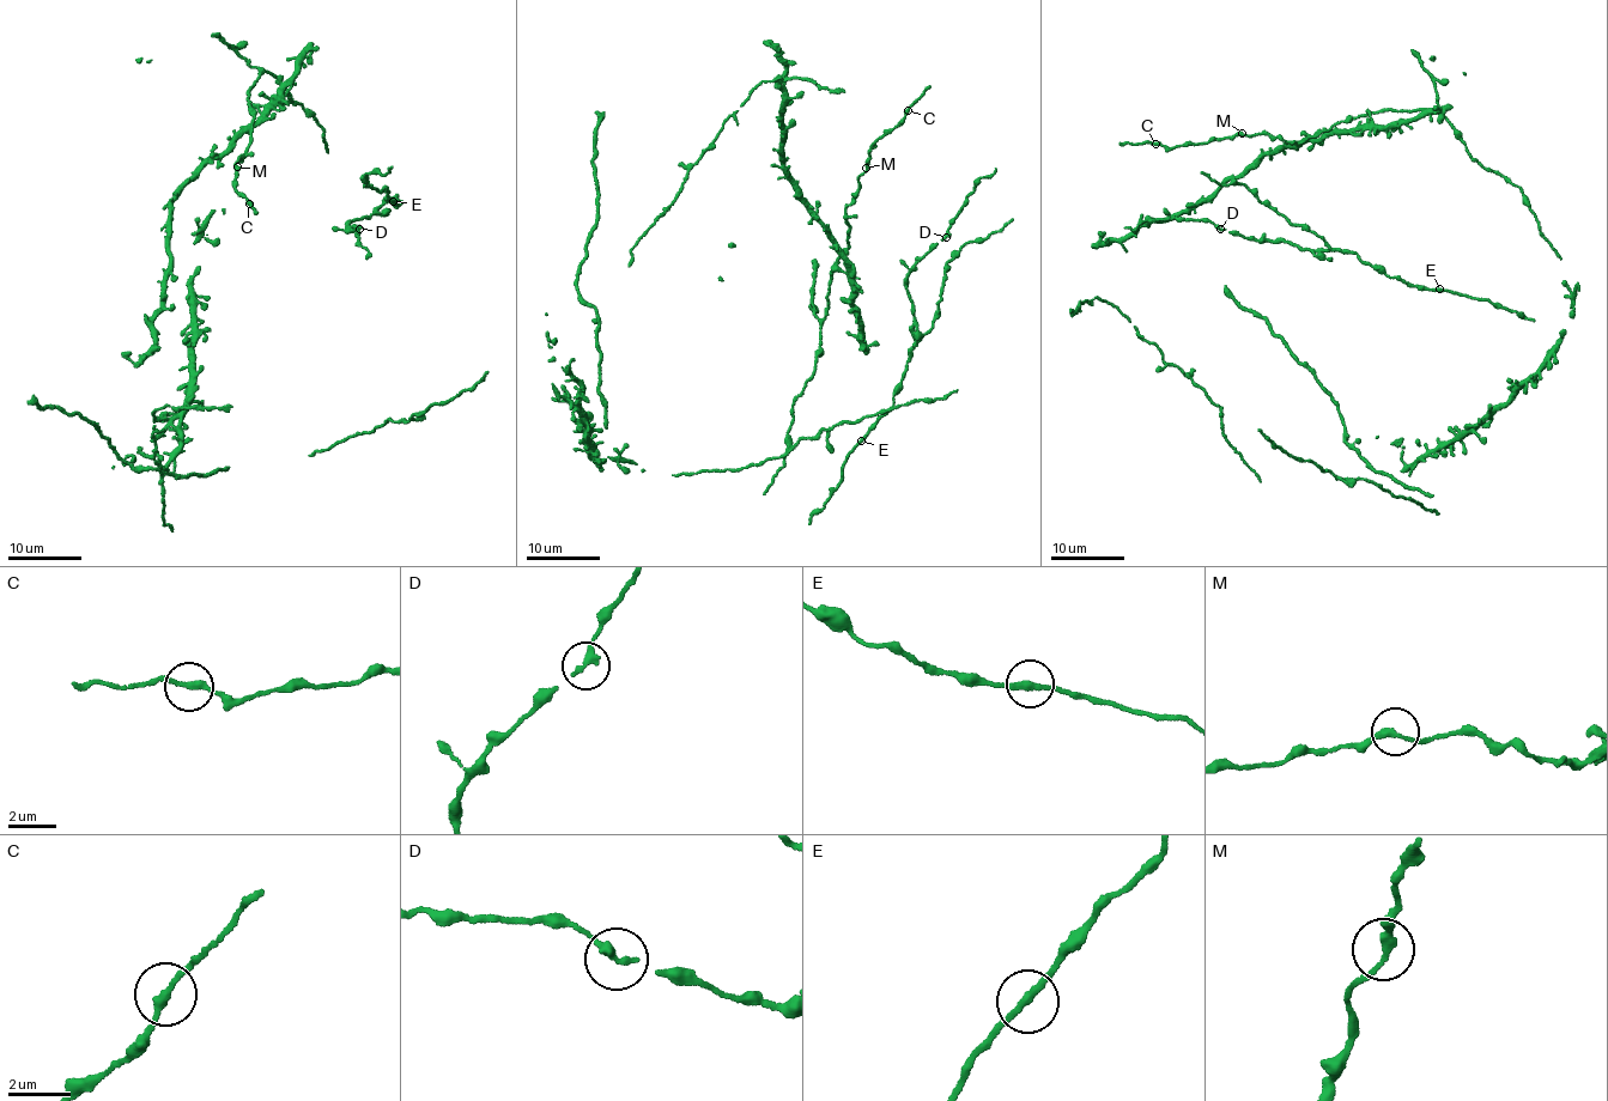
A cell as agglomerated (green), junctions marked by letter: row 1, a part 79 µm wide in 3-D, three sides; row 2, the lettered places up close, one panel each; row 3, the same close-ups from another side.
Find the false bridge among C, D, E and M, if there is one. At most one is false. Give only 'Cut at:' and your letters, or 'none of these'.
Cut at: D

